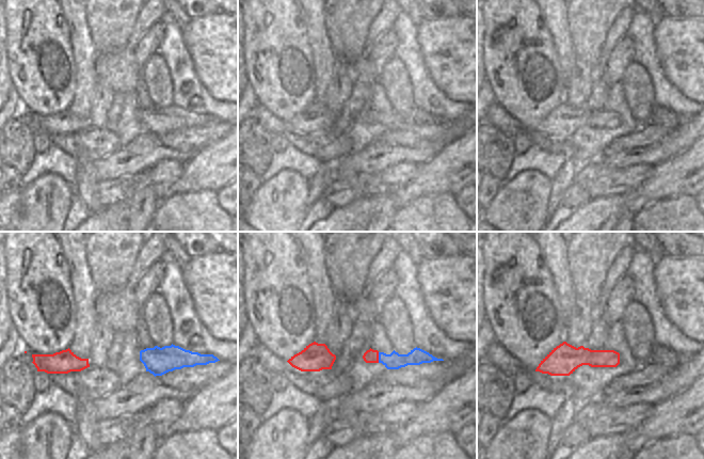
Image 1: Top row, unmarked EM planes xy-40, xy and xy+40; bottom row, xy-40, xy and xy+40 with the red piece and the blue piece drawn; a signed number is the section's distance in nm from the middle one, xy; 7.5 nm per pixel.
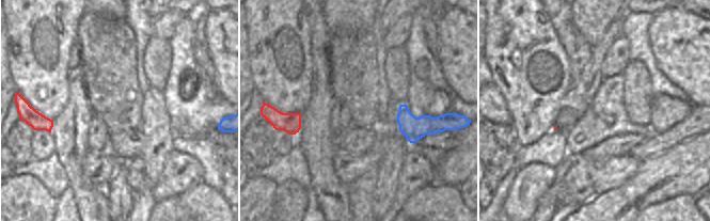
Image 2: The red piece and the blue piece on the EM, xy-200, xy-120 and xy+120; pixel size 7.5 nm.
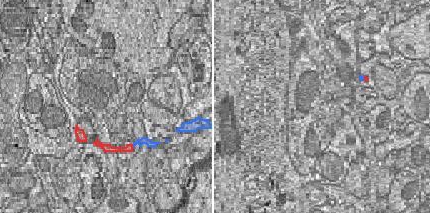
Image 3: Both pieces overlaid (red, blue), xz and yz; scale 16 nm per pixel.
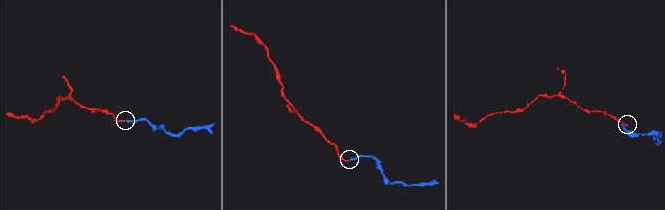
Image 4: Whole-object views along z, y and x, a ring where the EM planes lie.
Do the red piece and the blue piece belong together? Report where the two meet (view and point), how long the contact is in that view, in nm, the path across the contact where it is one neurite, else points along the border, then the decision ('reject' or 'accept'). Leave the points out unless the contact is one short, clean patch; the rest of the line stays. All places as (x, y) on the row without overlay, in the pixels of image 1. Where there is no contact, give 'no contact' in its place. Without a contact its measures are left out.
contact xy (378, 119); length 80 nm; way xy (370, 116), (378, 119), (394, 122); accept

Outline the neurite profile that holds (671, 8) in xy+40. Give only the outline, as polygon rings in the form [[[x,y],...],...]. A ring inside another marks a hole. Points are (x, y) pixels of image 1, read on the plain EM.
[[[656,0],[662,15],[704,17],[704,0]]]

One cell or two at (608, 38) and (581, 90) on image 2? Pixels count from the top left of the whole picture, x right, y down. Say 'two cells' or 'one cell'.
one cell

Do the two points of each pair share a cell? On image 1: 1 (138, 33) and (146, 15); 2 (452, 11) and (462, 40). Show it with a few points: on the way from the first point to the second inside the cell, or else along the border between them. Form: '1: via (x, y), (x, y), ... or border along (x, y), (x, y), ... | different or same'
1: via (140, 29), (146, 19) | same
2: border along (465, 14), (430, 19) | different

